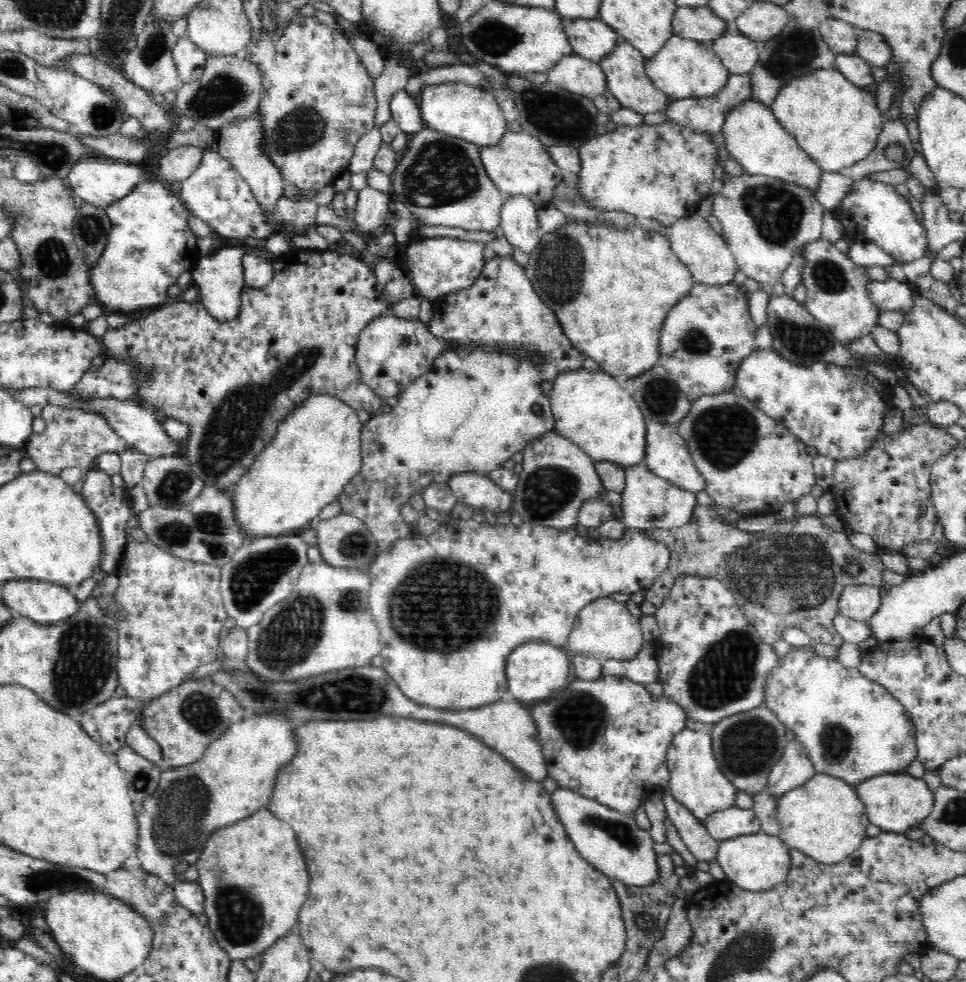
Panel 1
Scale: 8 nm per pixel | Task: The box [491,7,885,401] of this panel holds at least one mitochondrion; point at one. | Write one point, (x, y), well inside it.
(778, 212)

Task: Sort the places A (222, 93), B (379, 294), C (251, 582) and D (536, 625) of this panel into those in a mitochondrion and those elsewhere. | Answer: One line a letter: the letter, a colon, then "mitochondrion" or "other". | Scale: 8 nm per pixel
A: mitochondrion
B: other
C: mitochondrion
D: other

